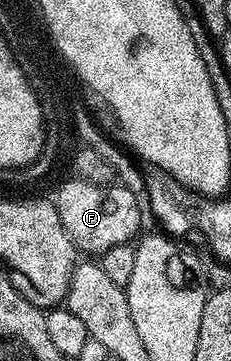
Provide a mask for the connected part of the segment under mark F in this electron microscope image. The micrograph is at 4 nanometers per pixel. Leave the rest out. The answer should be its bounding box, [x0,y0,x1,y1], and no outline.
[57,181,141,254]

